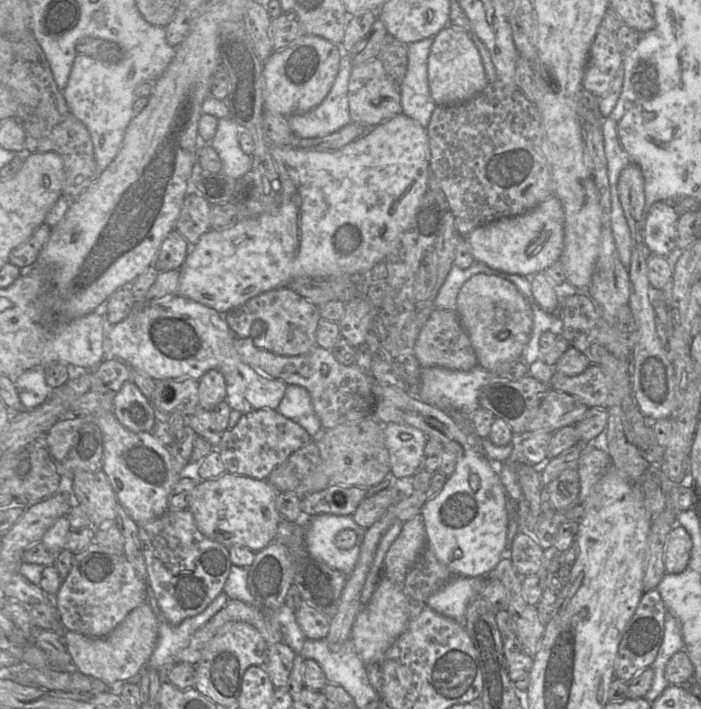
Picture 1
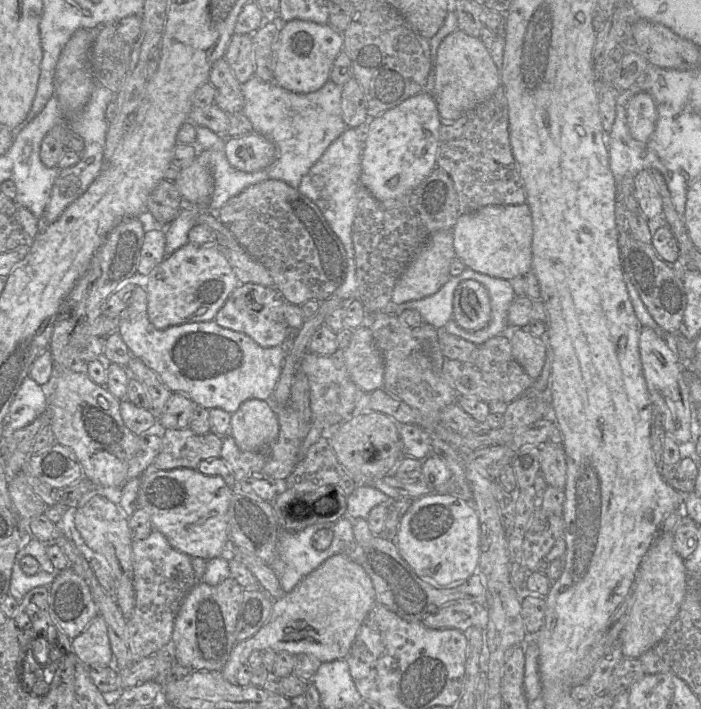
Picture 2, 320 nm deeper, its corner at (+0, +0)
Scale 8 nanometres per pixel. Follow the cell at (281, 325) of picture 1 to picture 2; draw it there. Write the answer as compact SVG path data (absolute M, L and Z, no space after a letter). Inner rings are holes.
M254 283L239 284L213 320L223 328L246 334L262 347L281 346L286 344L292 330L284 316L286 303L288 302L275 287Z

